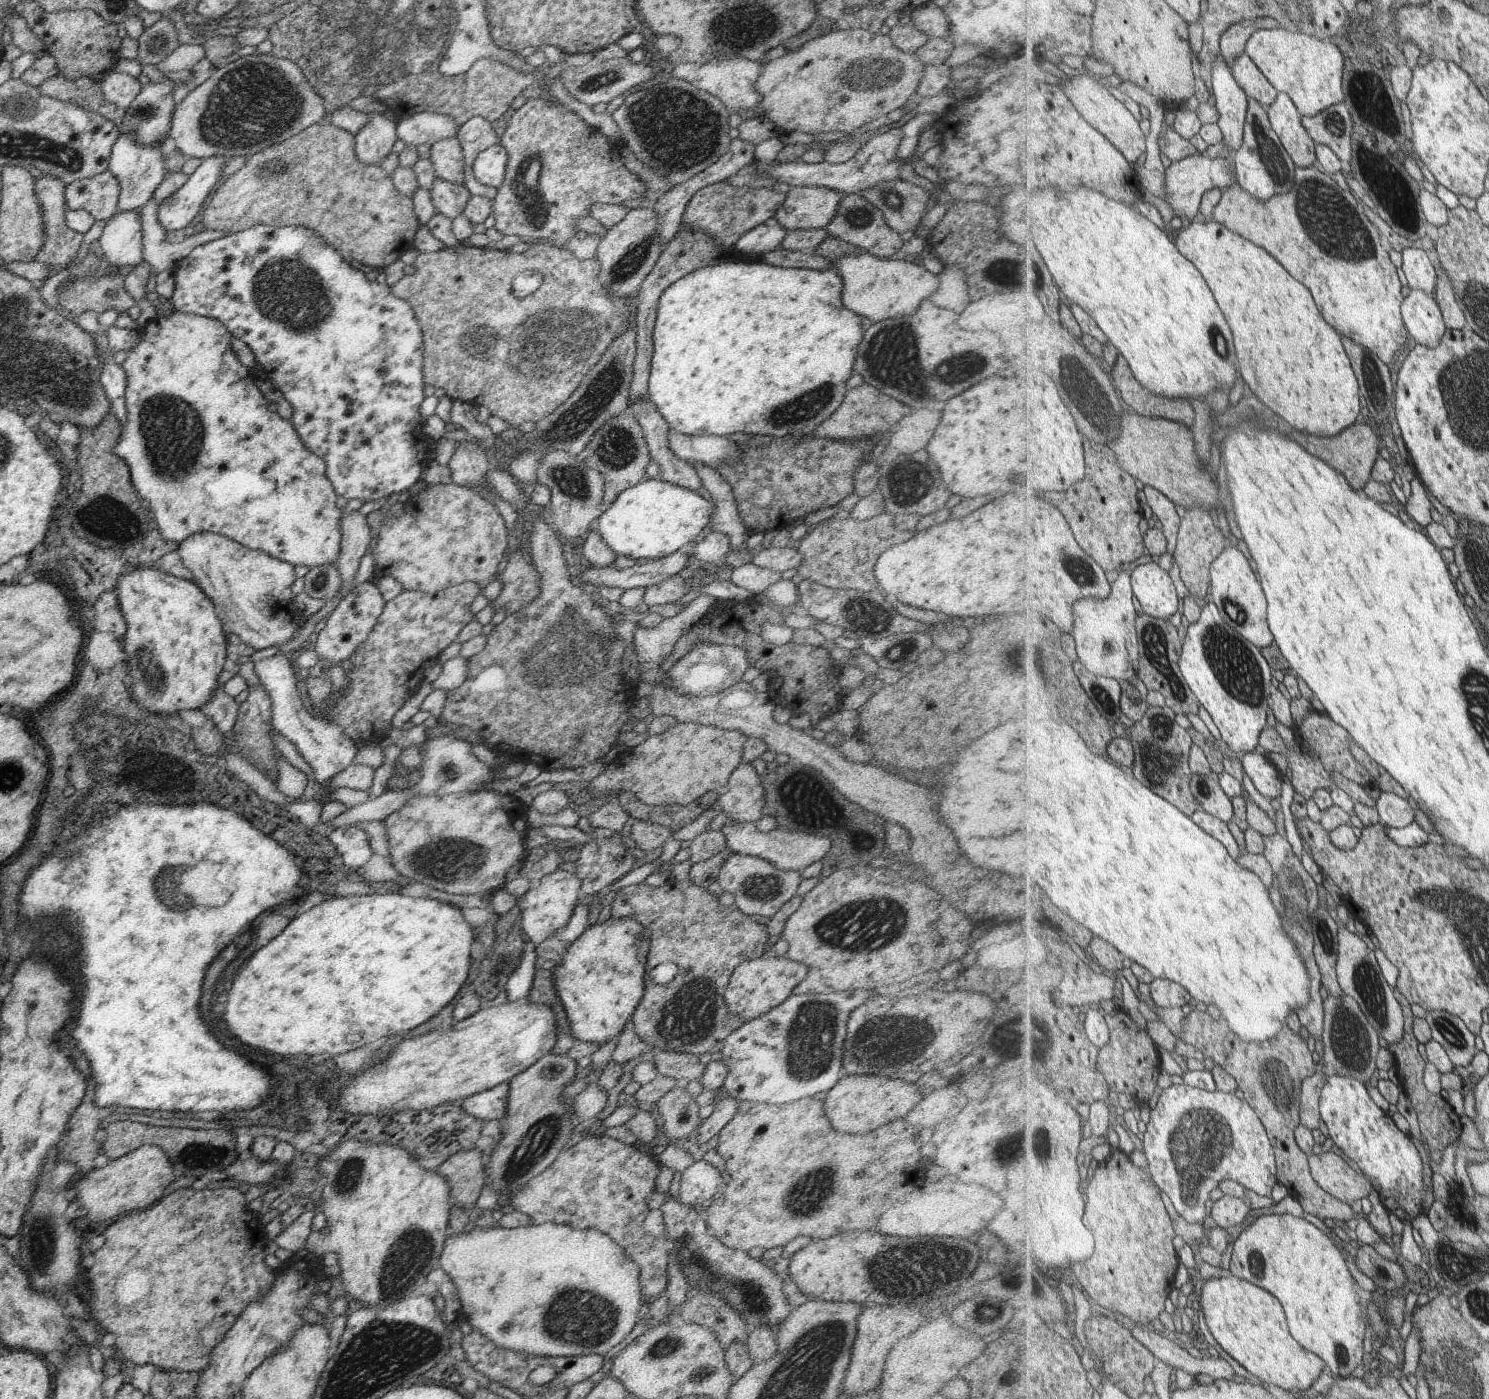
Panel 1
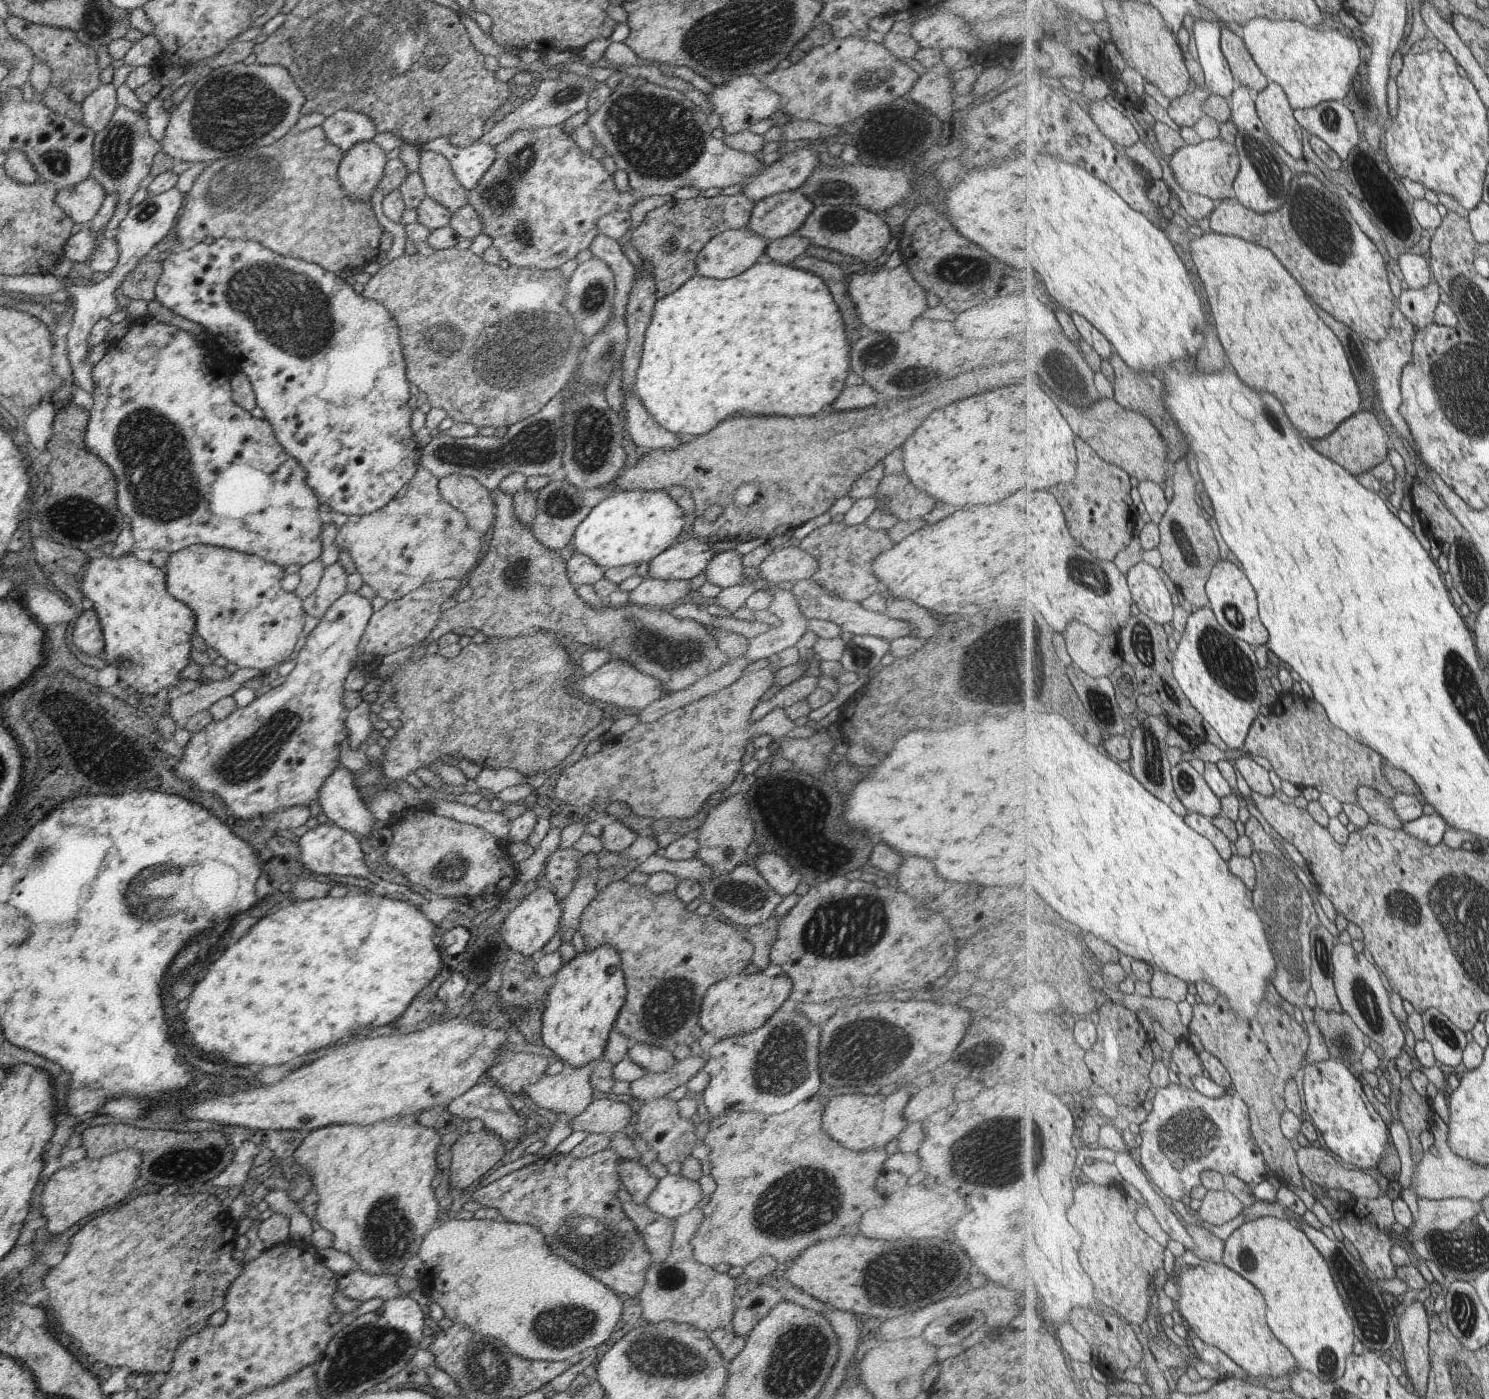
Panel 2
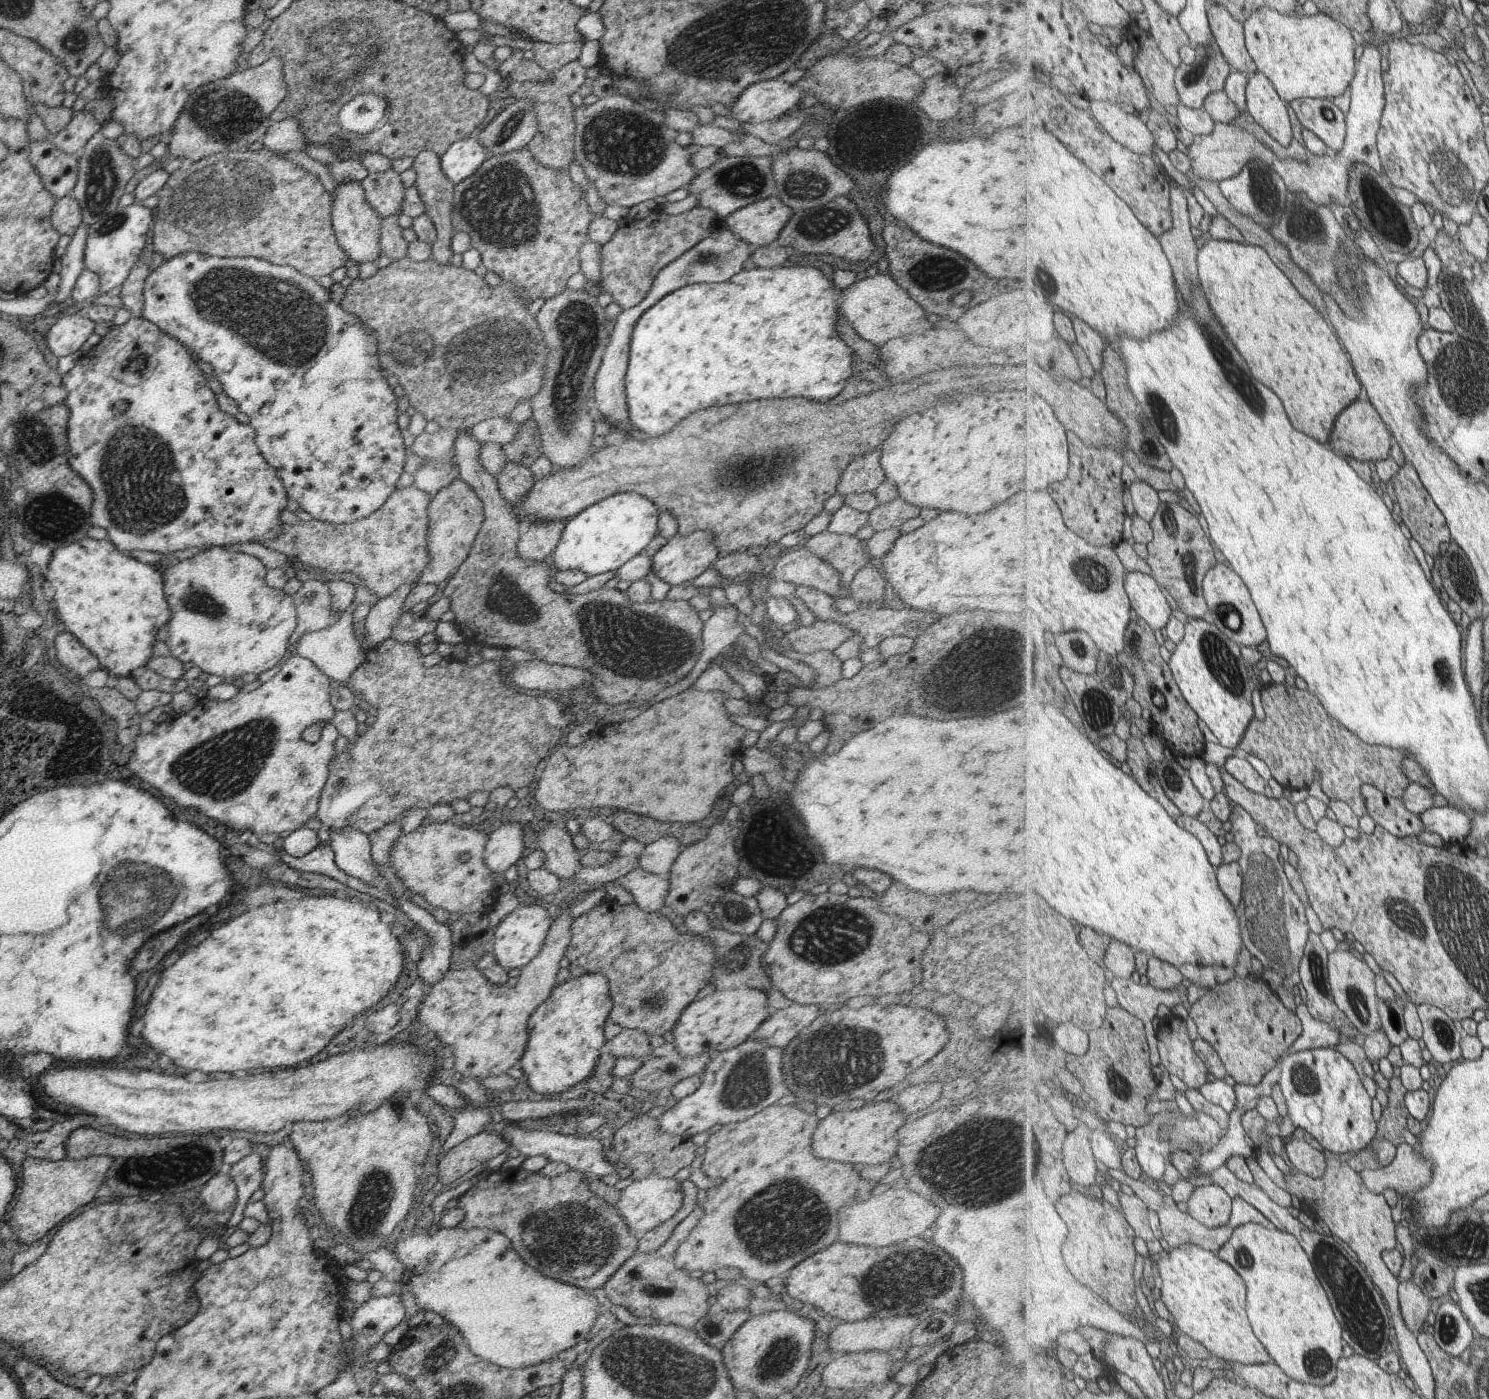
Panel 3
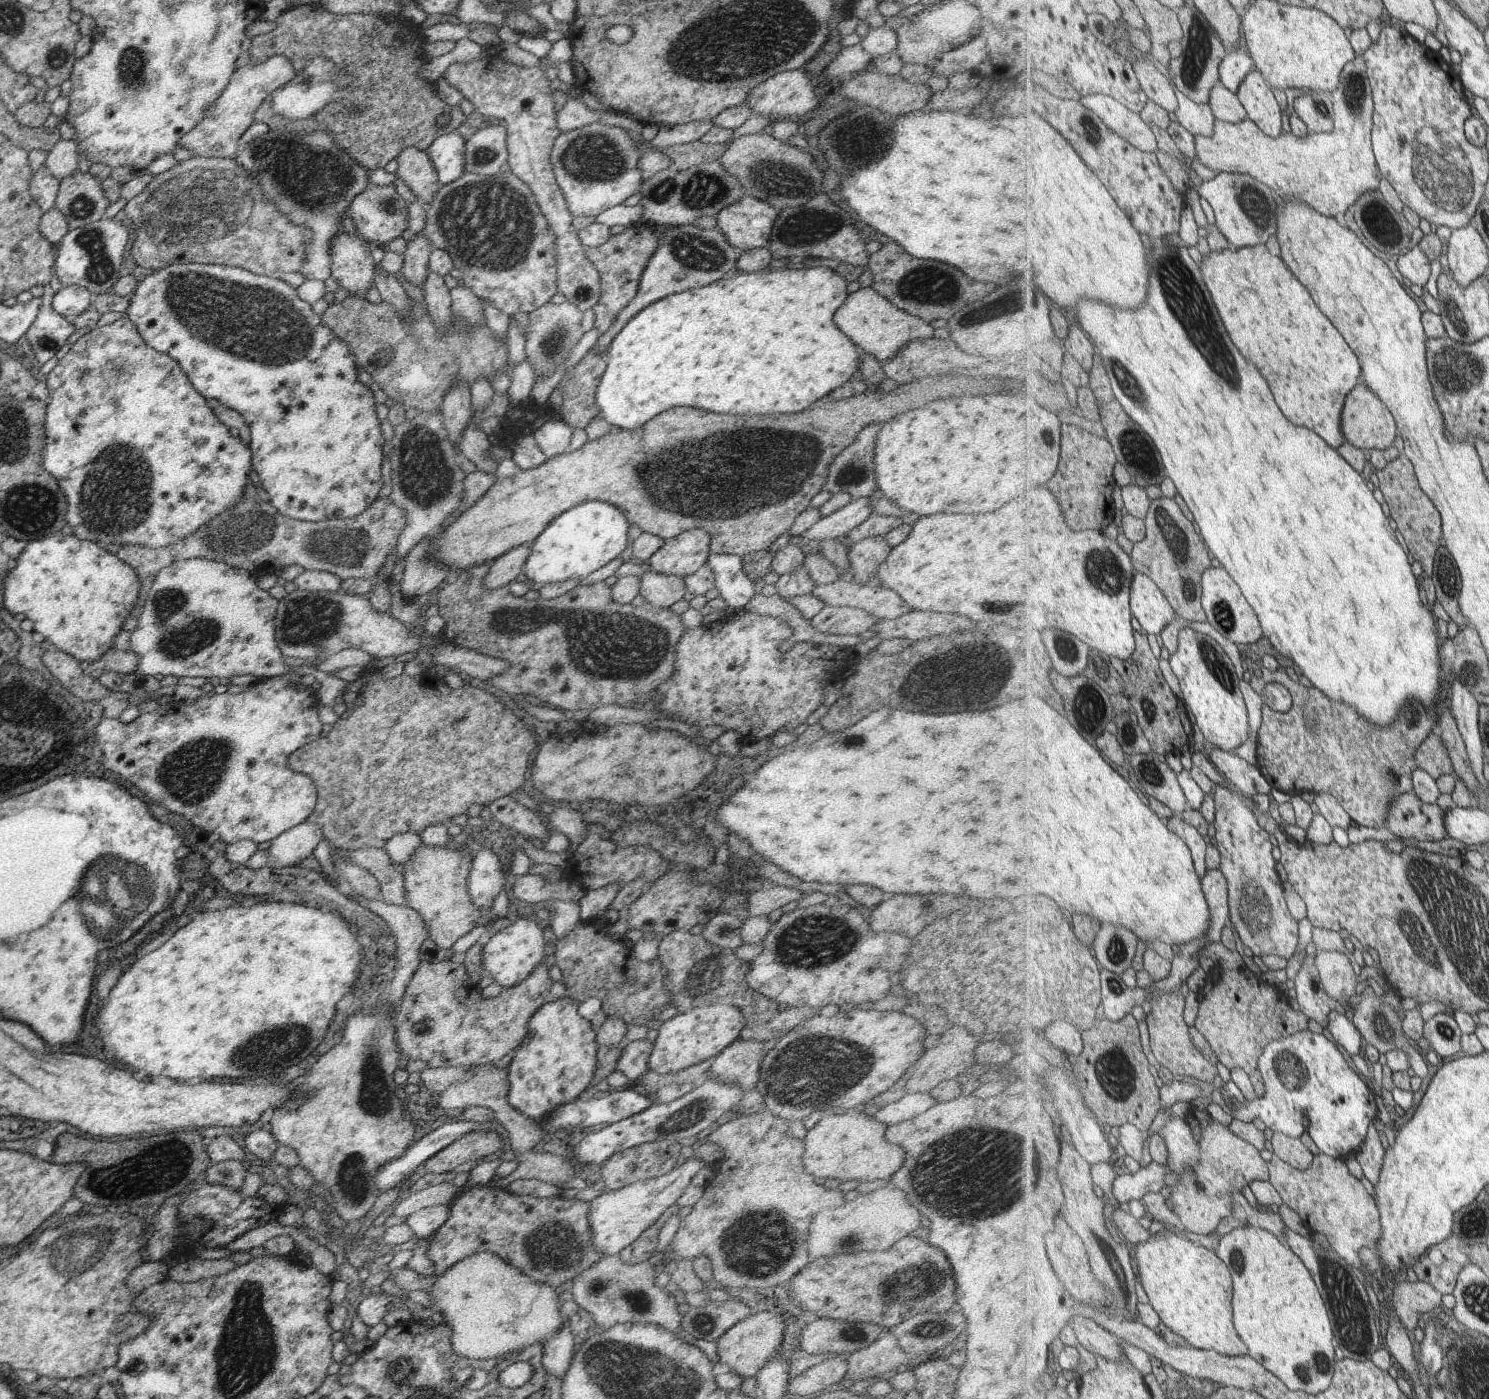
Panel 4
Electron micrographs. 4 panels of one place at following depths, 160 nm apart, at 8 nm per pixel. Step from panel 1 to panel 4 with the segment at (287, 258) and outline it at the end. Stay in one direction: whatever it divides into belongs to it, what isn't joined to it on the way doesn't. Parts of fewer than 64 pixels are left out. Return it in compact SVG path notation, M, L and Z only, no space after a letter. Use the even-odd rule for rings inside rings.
M171 264L161 270L153 271L153 274L145 276L138 282L136 290L129 298L129 307L126 309L127 318L144 344L159 352L167 354L173 362L179 364L179 370L183 370L187 382L193 386L204 399L215 399L219 405L227 406L235 410L248 425L248 448L251 454L251 468L255 470L263 490L271 498L269 502L275 506L277 512L284 517L298 521L317 522L325 519L350 519L361 514L370 504L376 500L381 488L379 468L381 468L381 456L383 436L379 428L379 420L375 416L375 400L367 386L363 386L357 380L357 369L353 366L355 358L351 356L345 342L333 336L332 330L321 323L320 316L313 313L310 305L297 298L296 288L291 288L283 280L276 277L259 276L243 270L243 268L231 268L223 264Z

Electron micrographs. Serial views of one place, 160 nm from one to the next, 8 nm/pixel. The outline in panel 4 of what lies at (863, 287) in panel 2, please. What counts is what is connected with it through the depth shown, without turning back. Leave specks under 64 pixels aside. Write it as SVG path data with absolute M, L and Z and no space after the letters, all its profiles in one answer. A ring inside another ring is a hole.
M871 287L860 288L857 292L849 294L833 318L837 328L851 340L853 345L860 347L865 354L873 354L877 360L893 358L907 342L911 342L911 338L933 336L933 329L927 322L907 314L902 309L896 309L890 301Z

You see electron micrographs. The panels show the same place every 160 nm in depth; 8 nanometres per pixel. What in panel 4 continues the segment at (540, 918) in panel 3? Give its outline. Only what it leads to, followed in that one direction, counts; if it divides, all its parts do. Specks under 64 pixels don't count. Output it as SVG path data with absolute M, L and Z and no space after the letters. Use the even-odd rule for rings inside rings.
M519 917L516 921L497 932L492 932L481 942L482 967L485 975L491 975L503 989L518 984L545 959L546 942L543 942L542 927L531 917Z

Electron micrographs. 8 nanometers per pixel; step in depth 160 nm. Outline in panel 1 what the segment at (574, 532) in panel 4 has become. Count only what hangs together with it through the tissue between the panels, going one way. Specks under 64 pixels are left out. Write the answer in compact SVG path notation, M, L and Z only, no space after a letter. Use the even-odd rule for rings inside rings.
M647 478L619 493L607 510L600 513L593 525L604 545L616 556L653 560L685 549L710 524L713 511L715 506L706 494L681 488L661 478Z

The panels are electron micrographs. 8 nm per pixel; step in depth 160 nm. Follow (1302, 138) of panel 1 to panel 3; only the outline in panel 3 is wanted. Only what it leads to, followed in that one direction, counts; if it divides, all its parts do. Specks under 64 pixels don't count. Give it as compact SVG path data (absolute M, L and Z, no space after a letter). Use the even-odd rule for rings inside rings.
M1257 72L1249 80L1246 88L1247 112L1273 139L1286 148L1293 142L1287 103L1266 74Z

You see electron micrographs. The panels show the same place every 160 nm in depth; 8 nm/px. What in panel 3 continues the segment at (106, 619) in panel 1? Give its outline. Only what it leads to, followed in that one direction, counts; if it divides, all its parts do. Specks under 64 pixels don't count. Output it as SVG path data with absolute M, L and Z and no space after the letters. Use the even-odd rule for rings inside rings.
M61 631L54 639L57 660L73 673L84 677L98 668L99 661L76 636Z

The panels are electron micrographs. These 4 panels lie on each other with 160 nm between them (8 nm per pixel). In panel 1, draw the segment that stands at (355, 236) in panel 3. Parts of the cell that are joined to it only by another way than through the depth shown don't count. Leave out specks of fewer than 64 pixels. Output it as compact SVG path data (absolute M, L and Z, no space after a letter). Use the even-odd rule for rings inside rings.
M377 112L354 134L354 154L365 165L379 164L395 140L396 123Z

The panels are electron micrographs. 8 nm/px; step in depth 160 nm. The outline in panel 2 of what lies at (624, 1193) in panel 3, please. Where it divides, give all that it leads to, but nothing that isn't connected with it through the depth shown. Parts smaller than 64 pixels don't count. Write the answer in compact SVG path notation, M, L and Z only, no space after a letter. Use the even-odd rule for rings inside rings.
M666 1174L658 1180L657 1186L647 1197L649 1210L674 1220L695 1207L701 1200L701 1186L693 1181L674 1174Z

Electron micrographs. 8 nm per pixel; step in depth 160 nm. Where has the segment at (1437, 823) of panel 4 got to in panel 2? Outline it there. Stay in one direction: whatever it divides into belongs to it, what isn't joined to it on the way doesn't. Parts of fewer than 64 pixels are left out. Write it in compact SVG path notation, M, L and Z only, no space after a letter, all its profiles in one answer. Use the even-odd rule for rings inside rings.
M1360 786L1357 789L1358 802L1370 814L1373 822L1381 822L1393 829L1404 828L1404 822L1393 814L1391 799L1373 787Z

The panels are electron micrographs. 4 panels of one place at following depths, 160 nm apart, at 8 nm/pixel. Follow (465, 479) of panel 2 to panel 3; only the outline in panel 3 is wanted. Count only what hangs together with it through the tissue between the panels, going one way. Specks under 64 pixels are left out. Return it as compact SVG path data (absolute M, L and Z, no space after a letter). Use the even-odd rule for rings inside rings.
M455 477L445 488L441 488L428 503L428 555L430 560L418 576L417 583L439 584L453 574L468 557L474 538L481 528L484 510L476 493L464 482Z

